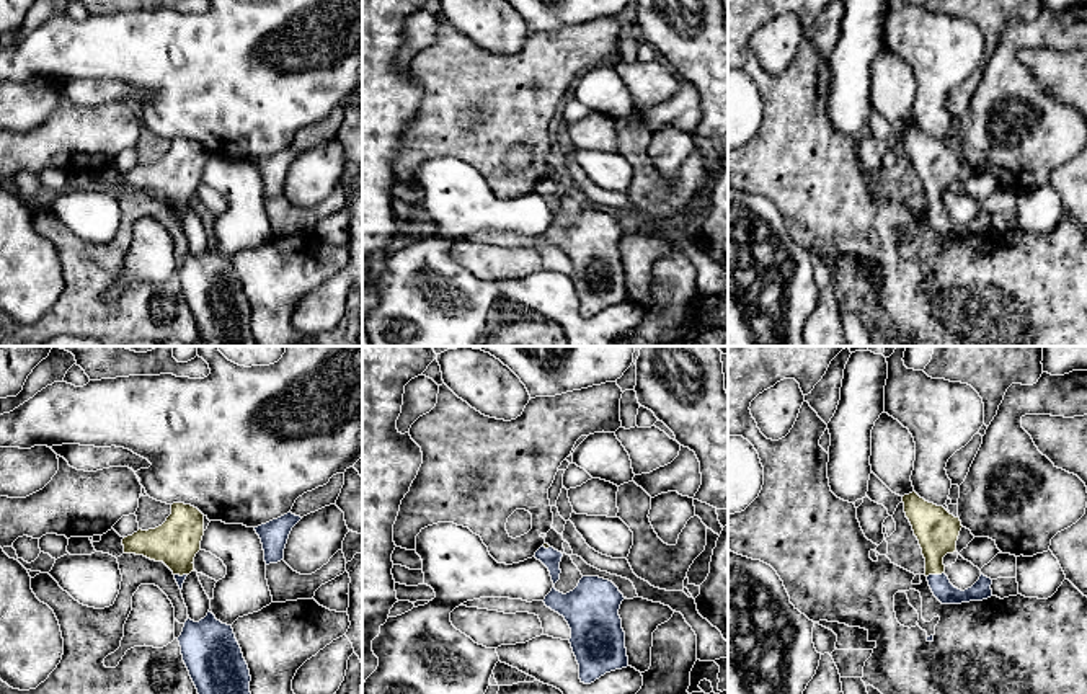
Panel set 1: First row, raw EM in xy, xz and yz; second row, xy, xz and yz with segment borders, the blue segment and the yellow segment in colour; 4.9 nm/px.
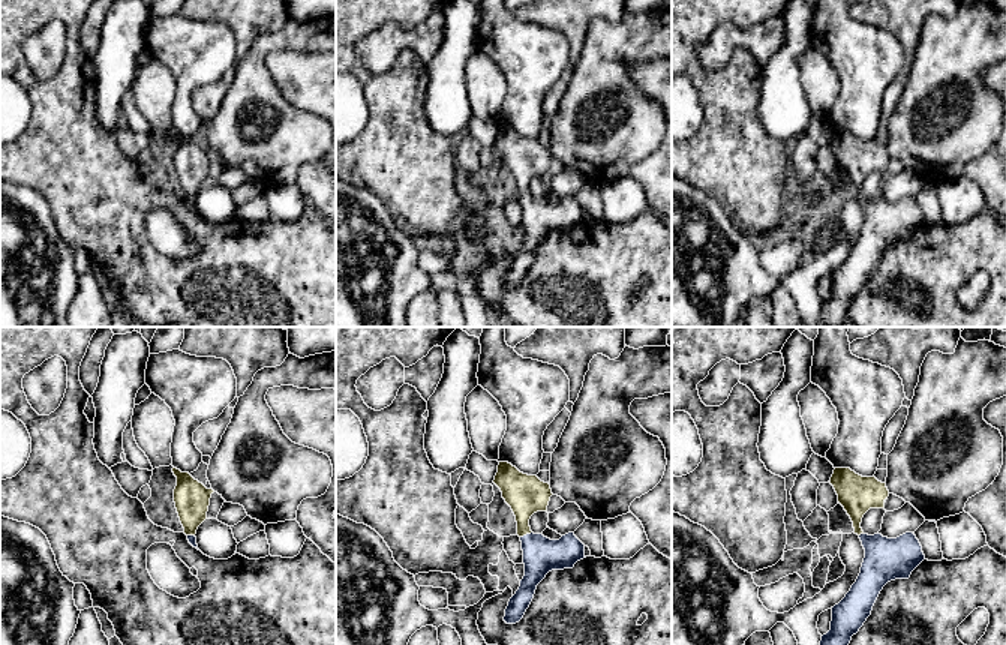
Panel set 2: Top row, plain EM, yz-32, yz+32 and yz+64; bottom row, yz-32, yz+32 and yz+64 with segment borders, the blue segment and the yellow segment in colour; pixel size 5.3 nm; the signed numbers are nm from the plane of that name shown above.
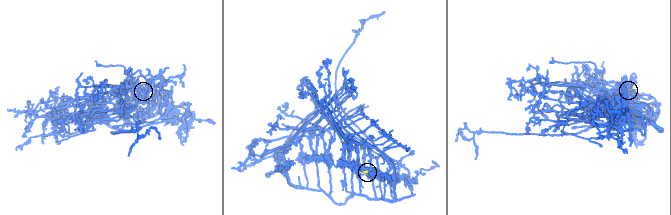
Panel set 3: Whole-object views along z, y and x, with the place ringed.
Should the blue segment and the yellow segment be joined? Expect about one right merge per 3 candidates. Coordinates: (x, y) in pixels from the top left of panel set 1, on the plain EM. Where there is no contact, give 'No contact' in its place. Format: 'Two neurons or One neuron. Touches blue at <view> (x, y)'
One neuron. Touches blue at yz (936, 209)

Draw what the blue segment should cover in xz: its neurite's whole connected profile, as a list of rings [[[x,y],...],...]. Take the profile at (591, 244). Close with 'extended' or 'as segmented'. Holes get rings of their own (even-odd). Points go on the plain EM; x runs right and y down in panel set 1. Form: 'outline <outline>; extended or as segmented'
outline [[[583,211],[566,229],[553,220],[544,234],[571,263],[570,278],[584,318],[628,300],[625,266],[619,250],[623,234],[612,216],[599,211]]]; as segmented

